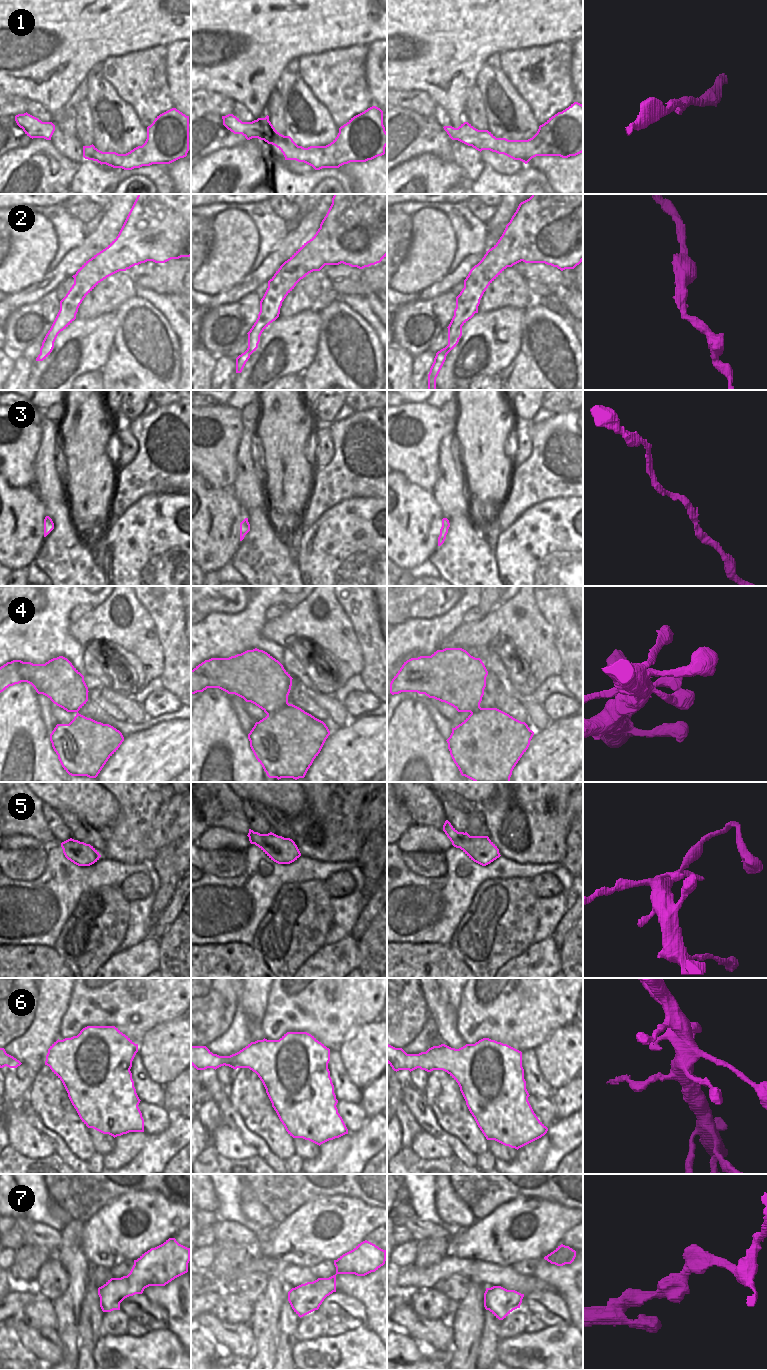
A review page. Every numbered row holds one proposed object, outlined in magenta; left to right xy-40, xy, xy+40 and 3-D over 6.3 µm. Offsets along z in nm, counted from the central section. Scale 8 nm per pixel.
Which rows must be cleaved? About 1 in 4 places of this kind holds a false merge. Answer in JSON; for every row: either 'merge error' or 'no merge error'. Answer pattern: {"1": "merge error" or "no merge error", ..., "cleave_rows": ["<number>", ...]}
{"1": "no merge error", "2": "no merge error", "3": "no merge error", "4": "no merge error", "5": "merge error", "6": "merge error", "7": "no merge error", "cleave_rows": ["5", "6"]}

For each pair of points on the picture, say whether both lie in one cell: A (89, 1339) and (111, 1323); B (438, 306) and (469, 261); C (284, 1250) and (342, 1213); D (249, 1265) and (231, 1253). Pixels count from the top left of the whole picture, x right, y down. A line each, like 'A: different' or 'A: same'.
A: different
B: different
C: same
D: different

